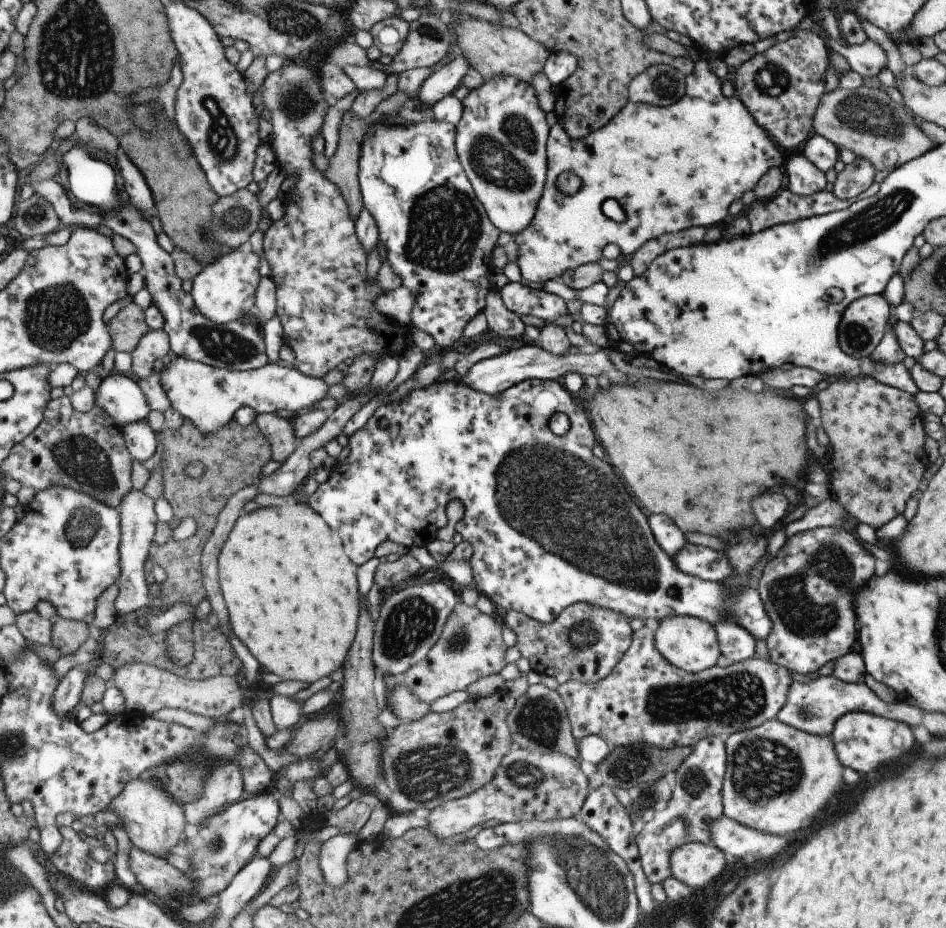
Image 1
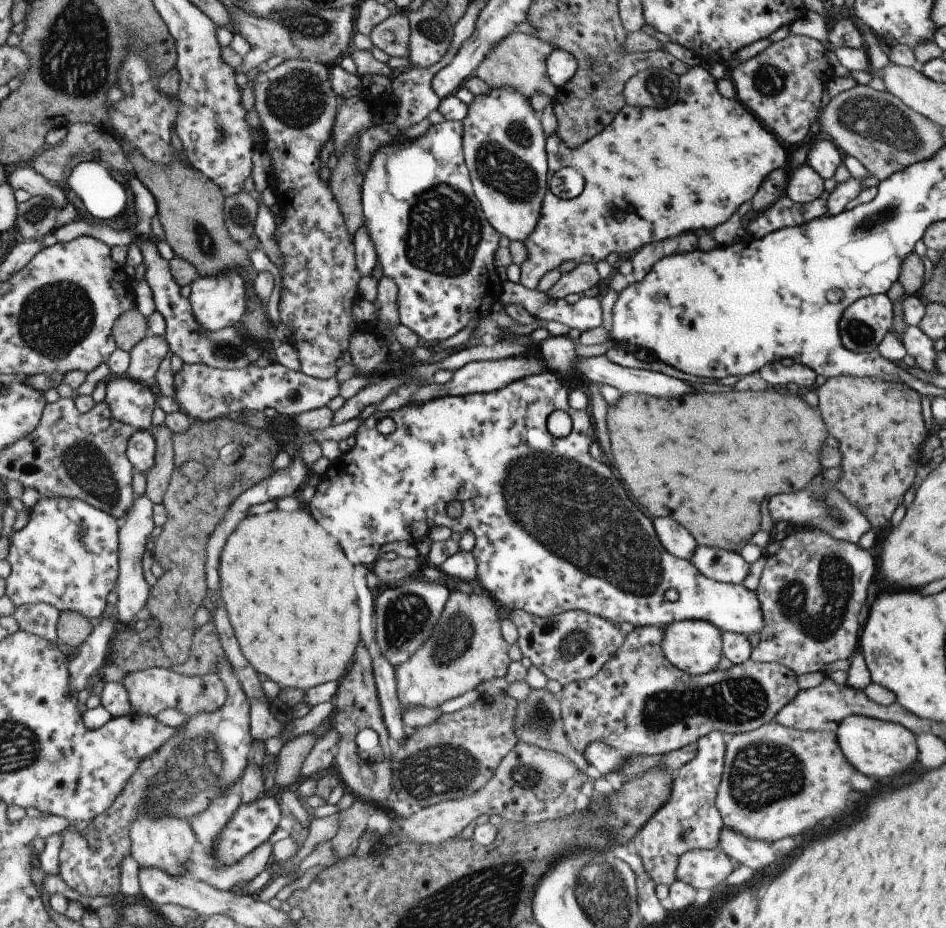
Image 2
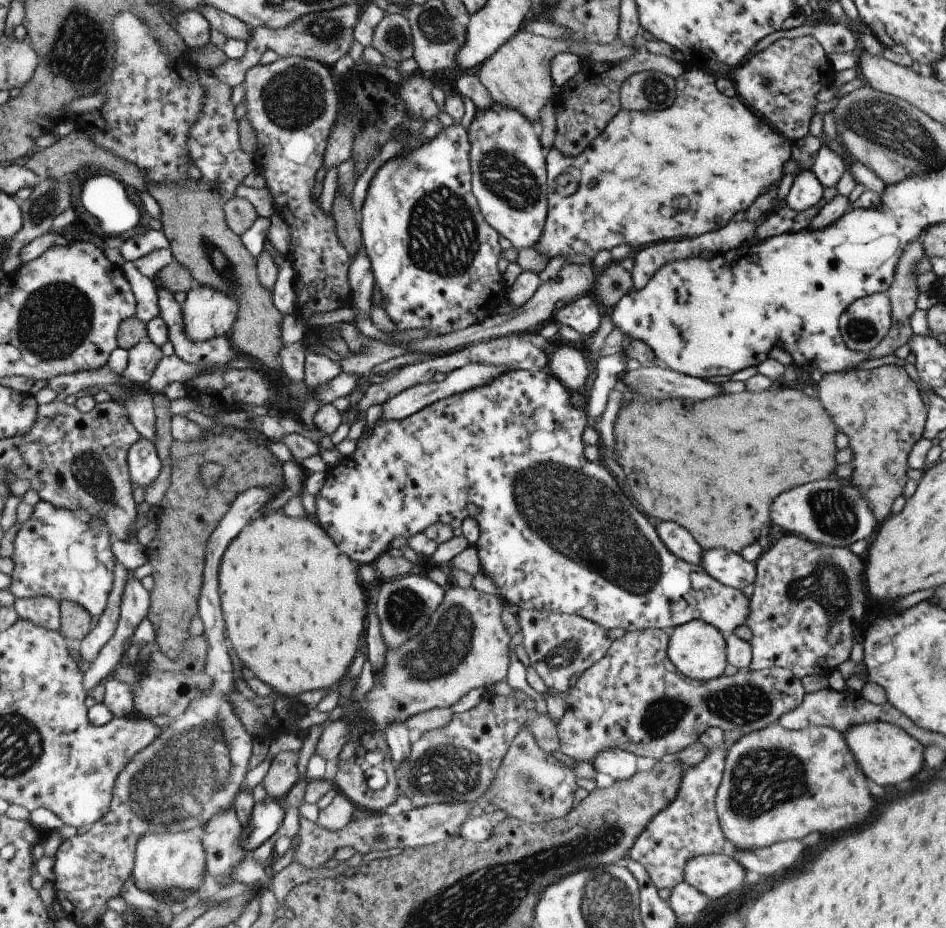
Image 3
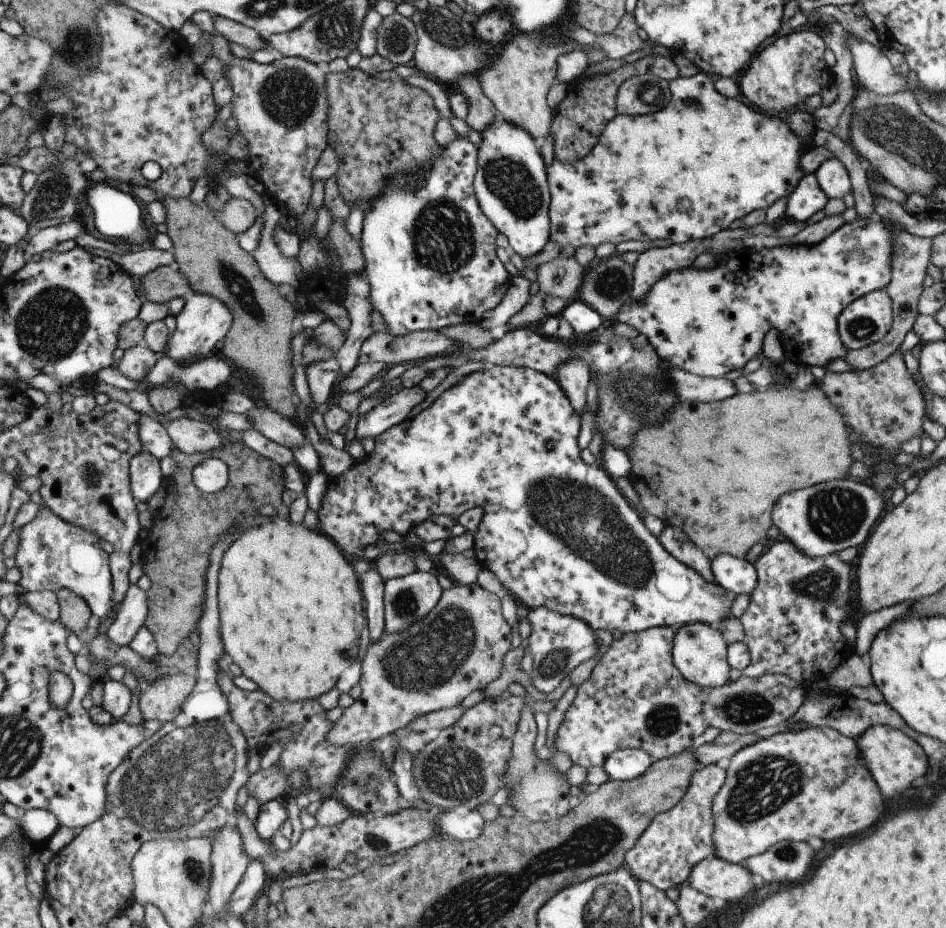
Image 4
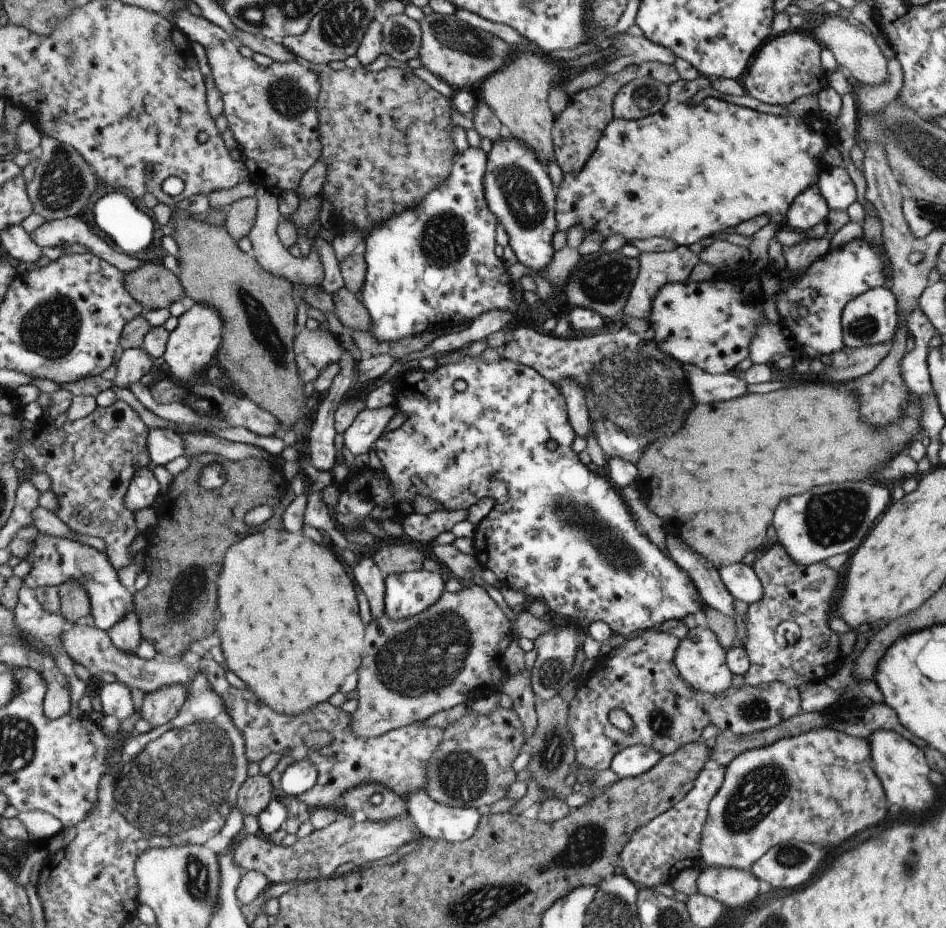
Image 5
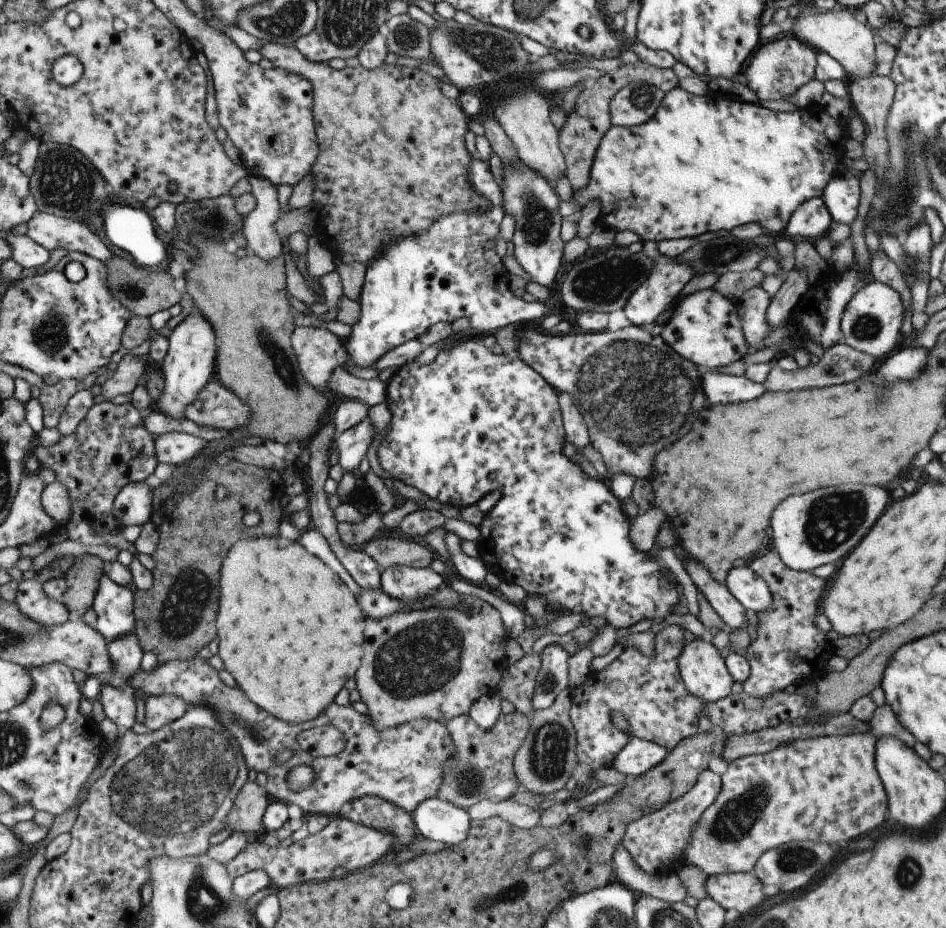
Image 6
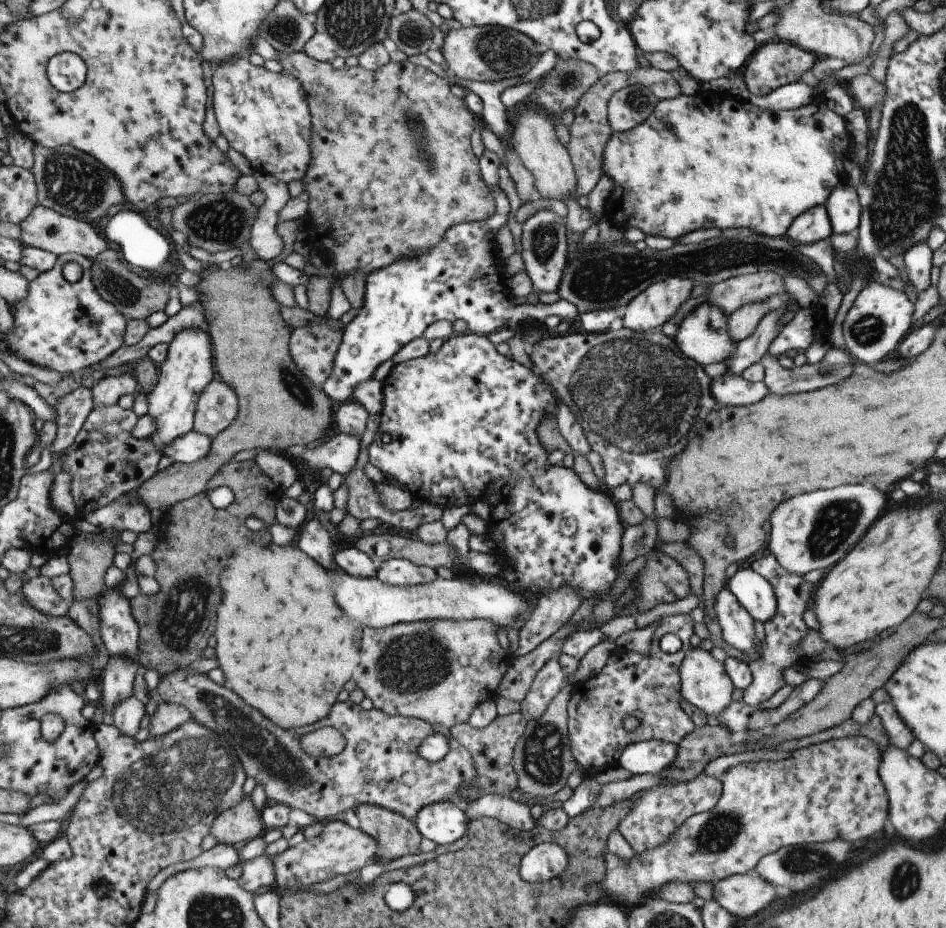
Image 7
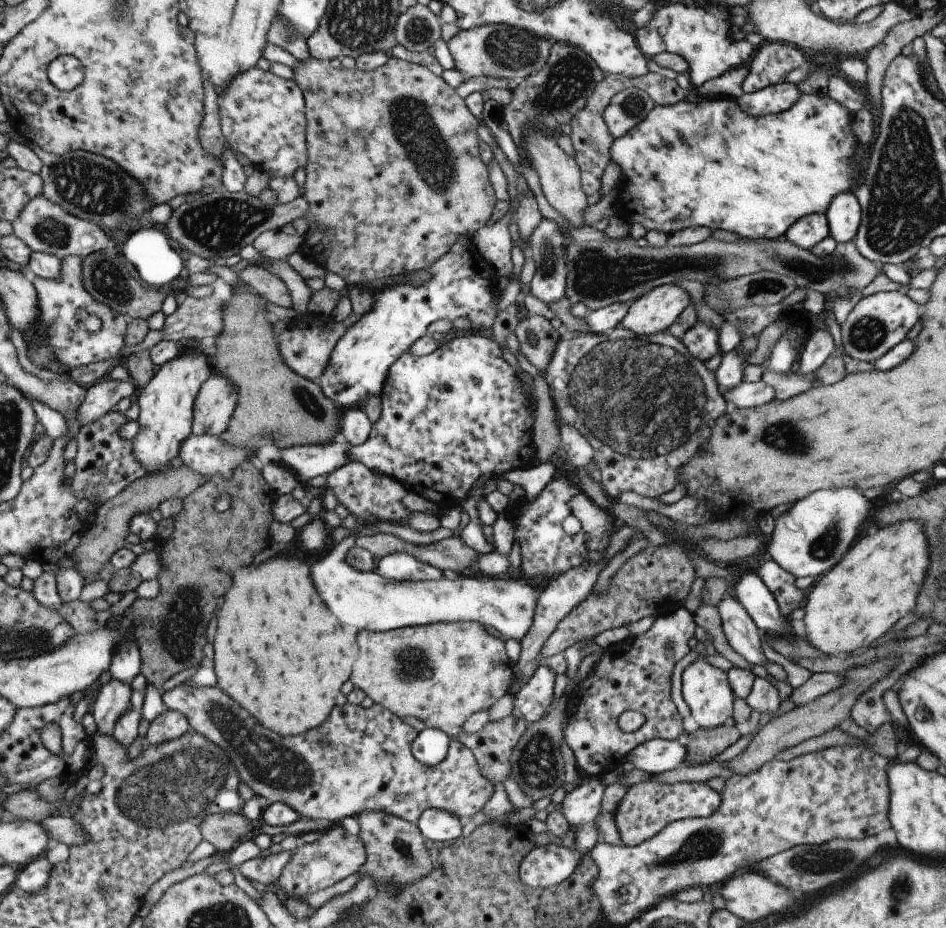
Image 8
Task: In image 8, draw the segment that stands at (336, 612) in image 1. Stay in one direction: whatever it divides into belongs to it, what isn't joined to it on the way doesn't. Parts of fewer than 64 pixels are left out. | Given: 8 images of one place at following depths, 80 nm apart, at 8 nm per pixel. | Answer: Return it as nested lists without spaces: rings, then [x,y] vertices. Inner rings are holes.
[[[275,556],[251,568],[239,568],[229,584],[227,600],[219,610],[215,640],[215,666],[219,686],[245,706],[263,726],[283,736],[303,734],[329,718],[335,700],[347,680],[352,681],[353,664],[359,662],[359,628],[343,626],[313,584],[311,564],[301,558]]]

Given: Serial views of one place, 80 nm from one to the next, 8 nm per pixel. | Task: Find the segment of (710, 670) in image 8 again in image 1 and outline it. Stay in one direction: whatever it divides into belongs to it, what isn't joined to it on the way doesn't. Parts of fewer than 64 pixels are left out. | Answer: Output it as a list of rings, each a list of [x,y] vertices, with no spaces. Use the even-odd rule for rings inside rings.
[[[671,616],[671,618],[663,618],[653,627],[655,649],[675,668],[687,673],[699,673],[715,666],[720,651],[717,634],[709,623],[691,616]]]

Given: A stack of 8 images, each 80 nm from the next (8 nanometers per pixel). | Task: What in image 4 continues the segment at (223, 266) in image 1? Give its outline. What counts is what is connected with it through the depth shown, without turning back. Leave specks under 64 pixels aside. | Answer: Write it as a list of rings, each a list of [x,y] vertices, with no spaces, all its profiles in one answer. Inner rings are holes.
[[[195,292],[186,301],[182,311],[175,319],[176,329],[170,338],[166,353],[169,358],[173,358],[173,362],[177,360],[181,364],[193,364],[201,359],[214,356],[234,325],[233,312],[226,303],[210,294]]]

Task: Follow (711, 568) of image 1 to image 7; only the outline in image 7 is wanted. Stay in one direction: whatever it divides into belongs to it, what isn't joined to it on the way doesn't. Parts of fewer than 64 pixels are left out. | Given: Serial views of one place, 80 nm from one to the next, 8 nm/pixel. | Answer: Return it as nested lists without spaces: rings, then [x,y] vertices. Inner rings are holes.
[[[750,568],[737,570],[727,580],[727,590],[753,621],[765,624],[776,610],[776,599],[769,584]]]

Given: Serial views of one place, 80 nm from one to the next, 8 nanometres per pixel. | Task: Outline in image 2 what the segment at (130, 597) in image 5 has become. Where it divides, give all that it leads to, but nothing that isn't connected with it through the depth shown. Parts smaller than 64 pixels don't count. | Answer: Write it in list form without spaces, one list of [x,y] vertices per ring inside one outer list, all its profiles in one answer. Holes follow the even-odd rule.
[[[41,497],[39,502],[29,510],[30,519],[28,523],[20,530],[13,532],[9,536],[10,545],[6,559],[12,566],[11,574],[6,580],[6,596],[9,597],[17,607],[36,605],[37,603],[49,603],[56,606],[61,612],[72,610],[80,613],[89,620],[99,618],[107,606],[107,602],[113,599],[114,591],[118,585],[118,578],[121,569],[121,550],[120,550],[120,525],[121,522],[114,514],[109,514],[106,510],[98,509],[91,503],[83,499],[74,499],[71,497]]]

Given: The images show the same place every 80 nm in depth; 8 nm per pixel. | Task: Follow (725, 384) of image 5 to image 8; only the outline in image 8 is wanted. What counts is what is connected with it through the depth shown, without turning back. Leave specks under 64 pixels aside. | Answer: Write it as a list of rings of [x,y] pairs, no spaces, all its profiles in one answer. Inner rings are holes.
[[[741,381],[737,386],[722,392],[726,402],[733,402],[738,409],[757,408],[774,399],[775,390],[762,381],[749,383]]]

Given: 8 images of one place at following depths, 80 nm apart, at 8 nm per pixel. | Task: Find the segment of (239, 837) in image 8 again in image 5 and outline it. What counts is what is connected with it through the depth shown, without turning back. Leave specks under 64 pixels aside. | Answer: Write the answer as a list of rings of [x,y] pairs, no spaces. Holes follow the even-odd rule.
[[[257,774],[243,784],[235,806],[243,816],[250,815],[258,819],[259,814],[267,810],[270,803],[278,797],[277,793],[269,774]]]

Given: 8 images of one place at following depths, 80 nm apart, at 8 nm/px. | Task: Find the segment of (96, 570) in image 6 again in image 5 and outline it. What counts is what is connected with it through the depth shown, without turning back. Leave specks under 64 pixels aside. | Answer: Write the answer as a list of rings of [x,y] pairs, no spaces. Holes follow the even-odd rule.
[[[70,580],[59,587],[62,601],[61,616],[70,625],[75,622],[82,622],[85,616],[92,615],[91,596],[83,588],[79,580]]]

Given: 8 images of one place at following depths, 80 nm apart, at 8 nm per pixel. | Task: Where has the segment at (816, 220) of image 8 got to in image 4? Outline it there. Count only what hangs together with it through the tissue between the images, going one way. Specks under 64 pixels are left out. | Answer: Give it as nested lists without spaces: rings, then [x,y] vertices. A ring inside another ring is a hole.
[[[805,173],[787,197],[784,216],[795,222],[806,222],[812,214],[823,210],[826,202],[814,174]]]

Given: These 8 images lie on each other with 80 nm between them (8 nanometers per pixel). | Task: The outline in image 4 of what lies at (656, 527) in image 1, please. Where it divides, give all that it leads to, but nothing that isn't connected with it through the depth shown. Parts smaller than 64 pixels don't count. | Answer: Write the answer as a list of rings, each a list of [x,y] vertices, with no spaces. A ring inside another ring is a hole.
[[[664,526],[658,536],[658,542],[667,554],[673,556],[677,562],[681,562],[681,564],[689,566],[691,570],[695,570],[705,582],[717,584],[713,580],[713,574],[711,574],[709,559],[703,555],[703,552],[697,546],[689,542],[686,534],[683,534],[678,527]]]

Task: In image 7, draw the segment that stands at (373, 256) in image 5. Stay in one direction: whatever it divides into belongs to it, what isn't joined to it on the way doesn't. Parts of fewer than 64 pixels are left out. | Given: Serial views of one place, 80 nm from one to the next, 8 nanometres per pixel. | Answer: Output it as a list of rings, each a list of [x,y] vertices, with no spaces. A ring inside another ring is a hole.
[[[495,186],[488,188],[491,190],[496,204],[496,208],[489,218],[455,224],[455,226],[451,226],[451,230],[447,230],[447,234],[443,236],[443,242],[439,242],[439,246],[433,246],[425,254],[417,254],[413,258],[401,258],[397,262],[391,262],[391,266],[375,270],[375,274],[367,277],[365,304],[359,314],[345,327],[343,343],[339,348],[337,358],[335,358],[335,368],[322,389],[332,401],[345,403],[354,400],[353,394],[359,384],[363,386],[365,382],[371,382],[375,370],[383,362],[391,360],[403,346],[407,345],[407,342],[421,337],[427,326],[438,320],[450,323],[455,320],[463,320],[468,325],[466,332],[487,336],[501,330],[502,324],[503,328],[507,328],[507,324],[522,327],[524,324],[532,322],[543,324],[545,318],[550,315],[559,317],[561,321],[563,319],[572,321],[575,316],[580,315],[579,310],[573,304],[562,299],[558,299],[553,304],[543,304],[540,301],[537,304],[511,302],[513,296],[507,285],[507,275],[504,271],[505,262],[497,254],[495,240],[497,231],[507,222],[510,204],[499,188],[495,188]]]

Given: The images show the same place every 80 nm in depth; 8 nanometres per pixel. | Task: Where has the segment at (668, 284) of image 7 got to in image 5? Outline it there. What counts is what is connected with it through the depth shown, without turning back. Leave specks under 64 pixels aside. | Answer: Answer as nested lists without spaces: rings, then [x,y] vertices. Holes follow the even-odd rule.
[[[677,245],[671,252],[641,252],[637,260],[639,260],[639,272],[623,308],[624,318],[627,320],[647,319],[657,290],[667,282],[684,282],[693,272],[692,268],[698,263],[697,256],[683,245]]]

